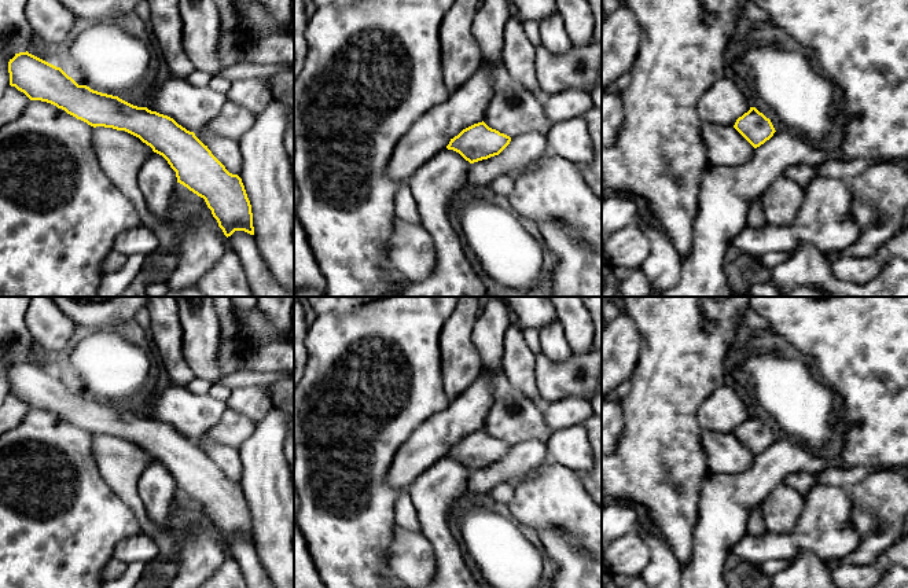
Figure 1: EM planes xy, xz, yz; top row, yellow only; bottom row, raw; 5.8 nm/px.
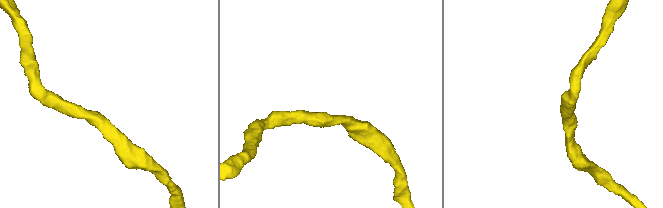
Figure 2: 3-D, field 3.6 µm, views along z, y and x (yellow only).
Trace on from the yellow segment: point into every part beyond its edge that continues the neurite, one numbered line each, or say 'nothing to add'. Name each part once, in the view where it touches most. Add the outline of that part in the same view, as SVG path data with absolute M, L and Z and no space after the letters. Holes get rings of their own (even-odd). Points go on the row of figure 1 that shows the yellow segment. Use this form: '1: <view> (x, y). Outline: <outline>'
1: xy (120, 154). Outline: M104 126L93 128L92 143L100 168L135 205L141 225L155 234L161 247L177 245L180 231L150 213L137 185L139 169L154 152L152 148L125 131Z

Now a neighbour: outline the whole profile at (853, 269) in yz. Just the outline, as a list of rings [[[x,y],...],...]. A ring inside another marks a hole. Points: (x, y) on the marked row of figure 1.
[[[842,256],[830,262],[835,279],[853,283],[865,284],[875,279],[881,271],[881,261],[876,257],[848,257]]]

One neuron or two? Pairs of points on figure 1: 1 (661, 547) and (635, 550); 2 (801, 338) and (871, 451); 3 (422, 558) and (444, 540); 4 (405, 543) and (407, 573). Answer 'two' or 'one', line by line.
1: two
2: one
3: two
4: one

